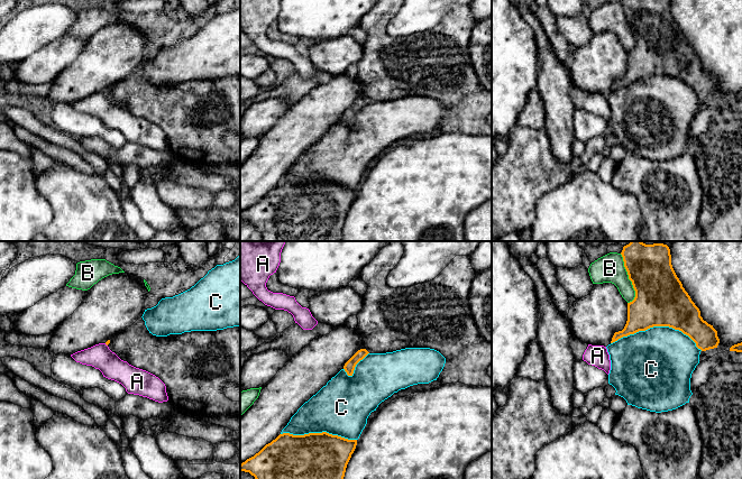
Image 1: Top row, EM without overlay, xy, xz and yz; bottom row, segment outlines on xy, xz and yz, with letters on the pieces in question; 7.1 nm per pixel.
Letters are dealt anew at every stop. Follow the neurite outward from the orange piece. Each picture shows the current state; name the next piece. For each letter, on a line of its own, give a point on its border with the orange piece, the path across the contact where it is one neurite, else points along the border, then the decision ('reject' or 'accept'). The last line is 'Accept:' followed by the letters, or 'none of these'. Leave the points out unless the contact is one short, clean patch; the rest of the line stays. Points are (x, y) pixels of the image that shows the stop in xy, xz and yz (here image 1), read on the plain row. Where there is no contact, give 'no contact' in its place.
A: no contact | reject
B: yz (629, 27) | reject
C: yz (657, 74) | reject
Accept: none of these

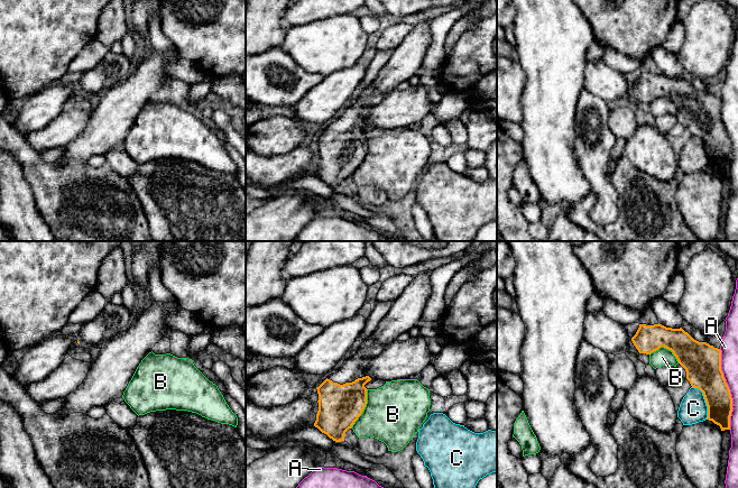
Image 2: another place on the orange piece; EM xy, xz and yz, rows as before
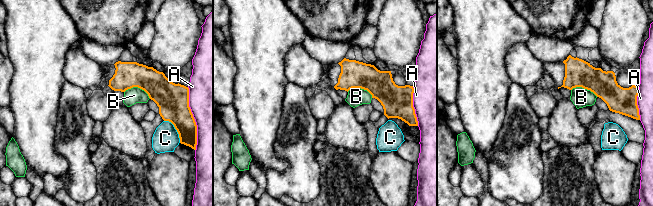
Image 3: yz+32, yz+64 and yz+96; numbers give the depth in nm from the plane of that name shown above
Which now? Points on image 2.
A: yz (729, 138) | reject
B: xz (363, 157) | reject
C: yz (706, 149) | reject
Accept: none of these

